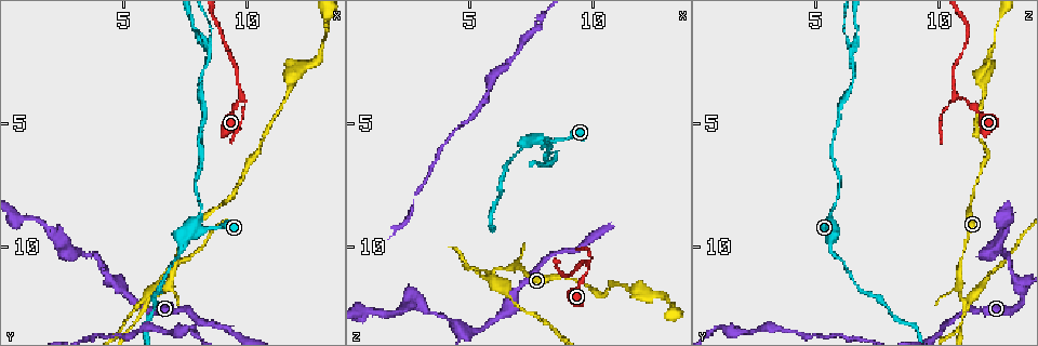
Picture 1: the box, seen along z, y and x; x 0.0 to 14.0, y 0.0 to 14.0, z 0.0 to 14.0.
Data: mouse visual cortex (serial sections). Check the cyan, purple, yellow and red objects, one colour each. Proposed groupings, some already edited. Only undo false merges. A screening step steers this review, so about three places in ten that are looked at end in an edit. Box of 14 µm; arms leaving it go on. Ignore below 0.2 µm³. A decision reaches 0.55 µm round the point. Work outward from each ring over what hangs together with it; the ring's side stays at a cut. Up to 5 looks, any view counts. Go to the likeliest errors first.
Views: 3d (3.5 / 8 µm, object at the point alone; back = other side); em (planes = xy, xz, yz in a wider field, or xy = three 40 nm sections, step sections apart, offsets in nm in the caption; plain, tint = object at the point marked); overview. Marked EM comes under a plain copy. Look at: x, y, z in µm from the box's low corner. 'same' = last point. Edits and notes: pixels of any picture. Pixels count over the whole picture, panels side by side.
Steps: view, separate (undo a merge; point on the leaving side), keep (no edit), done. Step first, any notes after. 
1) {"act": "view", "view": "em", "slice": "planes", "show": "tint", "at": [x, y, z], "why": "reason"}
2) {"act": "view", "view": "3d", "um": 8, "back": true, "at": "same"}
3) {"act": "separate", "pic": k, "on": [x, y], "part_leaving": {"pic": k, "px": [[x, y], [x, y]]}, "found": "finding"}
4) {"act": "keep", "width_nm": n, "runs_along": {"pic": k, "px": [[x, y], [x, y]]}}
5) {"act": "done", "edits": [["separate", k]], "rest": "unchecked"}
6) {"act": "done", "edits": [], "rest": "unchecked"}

{"act": "view", "view": "3d", "um": 3.5, "at": [6.0, 12.1, 11.2], "why": "four or more arms meet"}

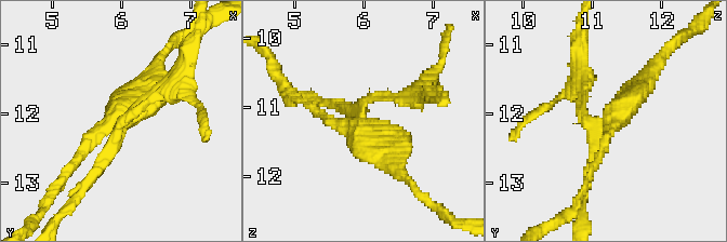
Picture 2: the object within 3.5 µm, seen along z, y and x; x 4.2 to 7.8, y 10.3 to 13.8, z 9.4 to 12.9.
{"act": "view", "view": "em", "slice": "xy", "step": 3, "show": "tint", "at": [6.00, 12.10, 11.25]}

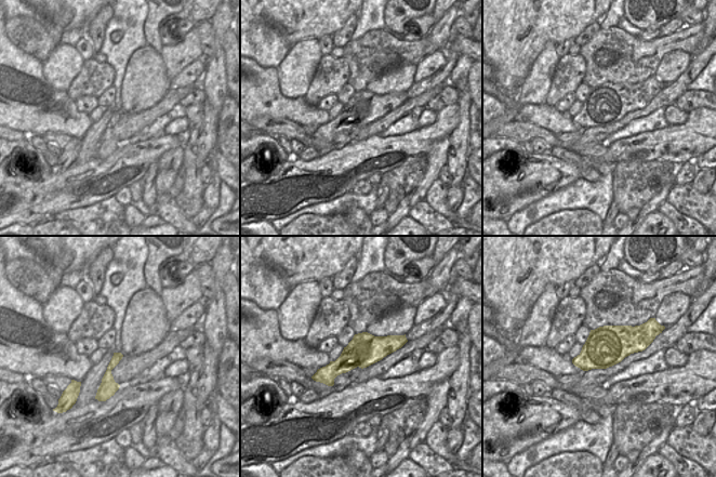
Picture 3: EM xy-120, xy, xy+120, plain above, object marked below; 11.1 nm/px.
{"act": "separate", "pic": 2, "on": [634, 108], "width_nm": 360, "border": {"pic": 3, "px": [[107, 369], [110, 370]]}, "found": "two cells meet here"}

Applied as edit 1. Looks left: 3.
{"act": "view", "view": "3d", "um": 3.5, "at": [8.4, 1.9, 6.5], "why": "side arm on a straight run"}

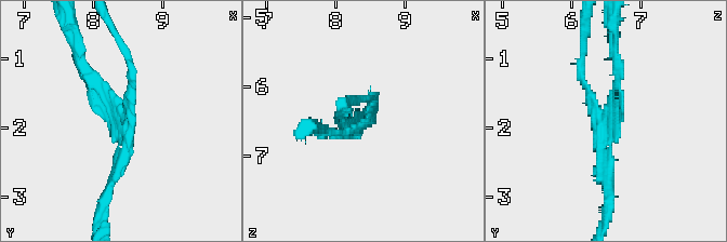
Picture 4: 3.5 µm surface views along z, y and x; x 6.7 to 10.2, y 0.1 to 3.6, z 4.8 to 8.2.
{"act": "view", "view": "em", "slice": "xy", "step": 5, "show": "tint", "at": [8.45, 1.95, 6.45], "arms": 3, "arm_widths_nm": [100, 150, 150]}

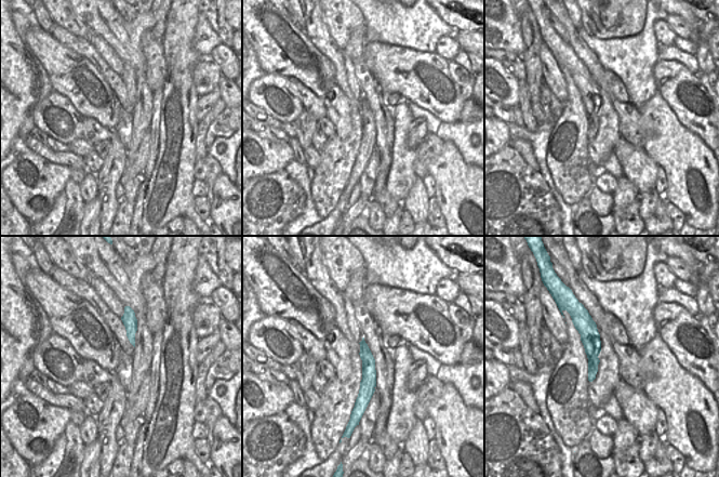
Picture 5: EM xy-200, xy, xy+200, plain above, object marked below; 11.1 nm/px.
{"act": "separate", "pic": 4, "on": [92, 95], "found": "a second cell is stuck on"}

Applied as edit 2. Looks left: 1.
{"act": "done", "edits": [["separate", 2], ["separate", 4]], "rest": "unchecked"}

